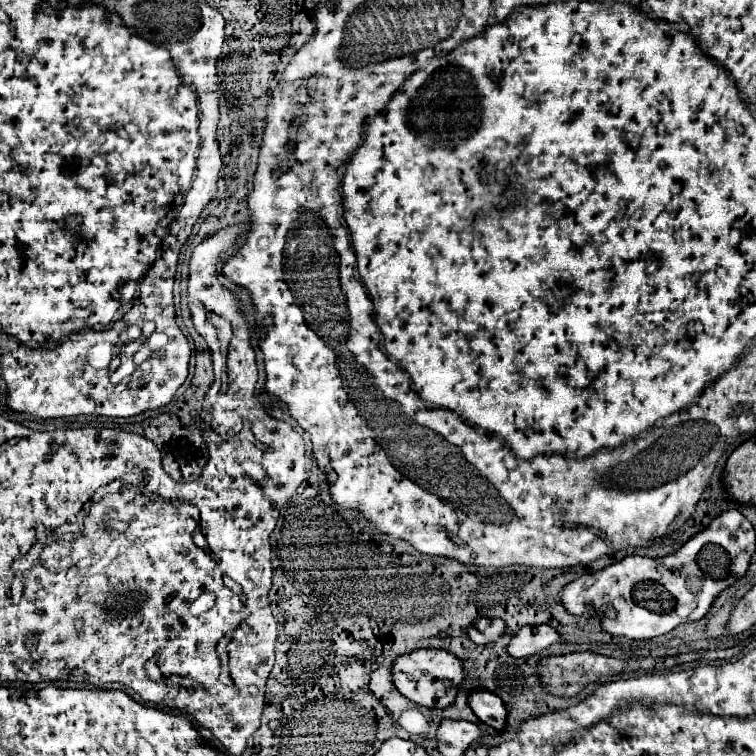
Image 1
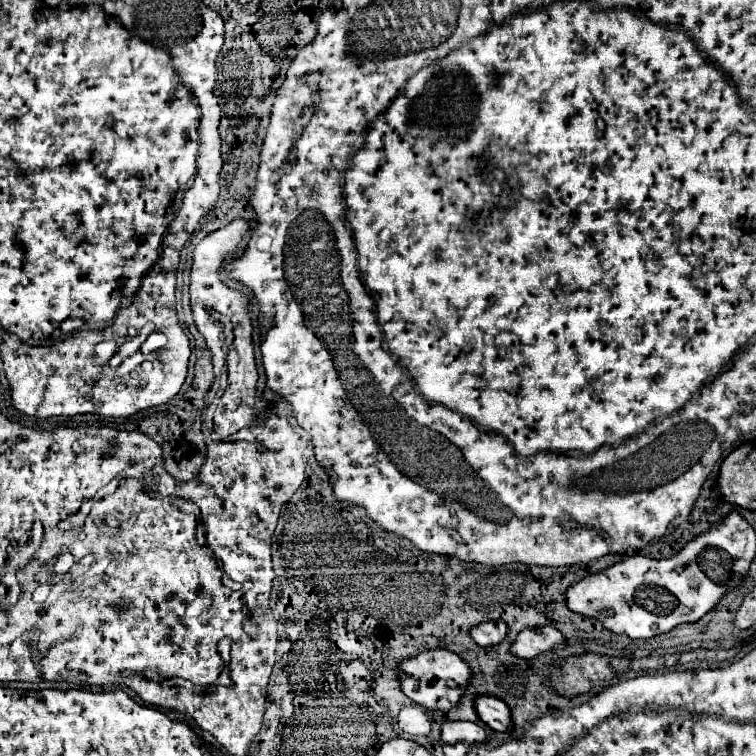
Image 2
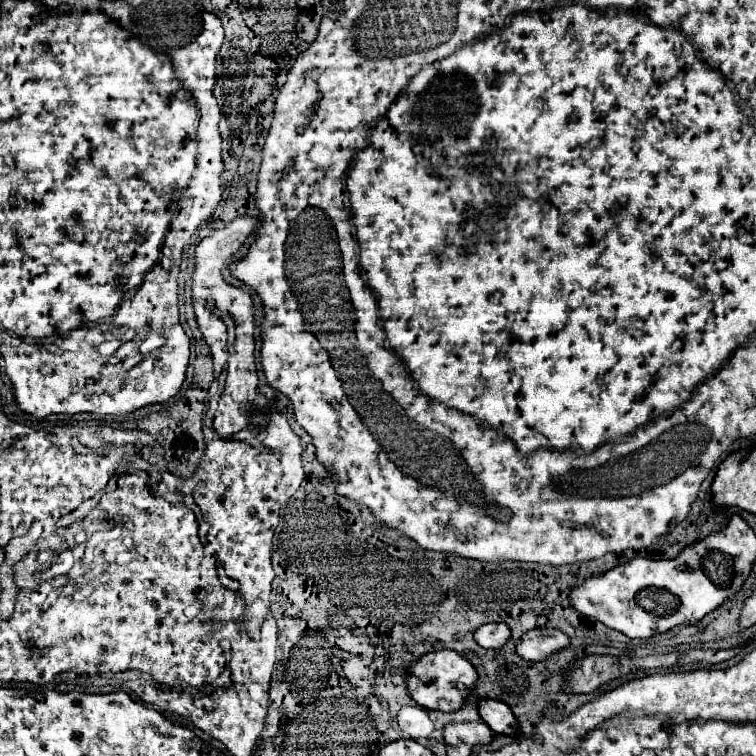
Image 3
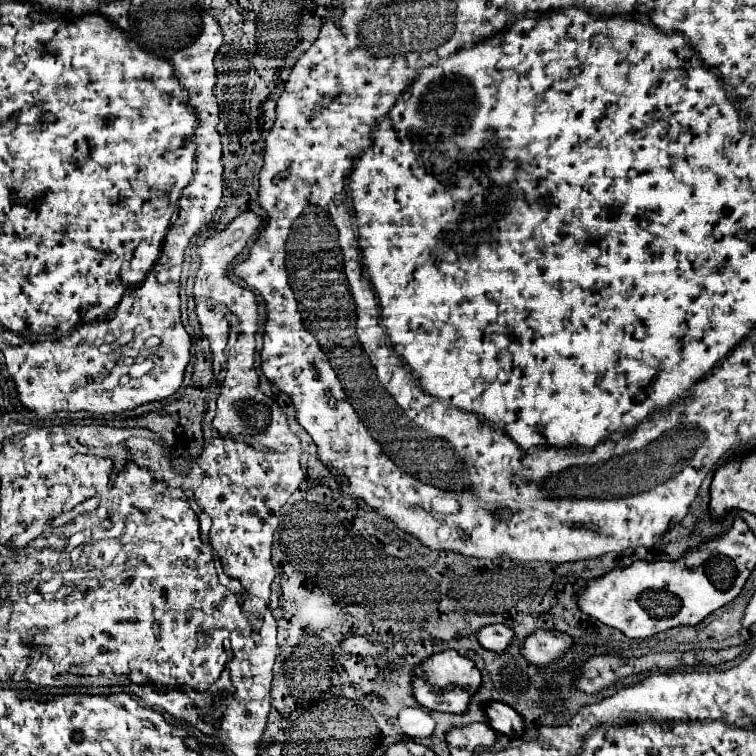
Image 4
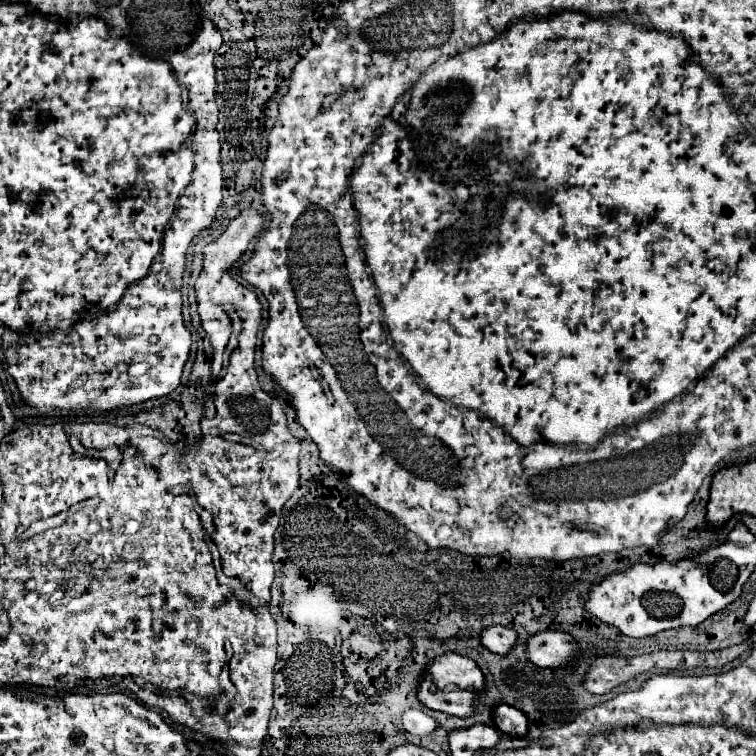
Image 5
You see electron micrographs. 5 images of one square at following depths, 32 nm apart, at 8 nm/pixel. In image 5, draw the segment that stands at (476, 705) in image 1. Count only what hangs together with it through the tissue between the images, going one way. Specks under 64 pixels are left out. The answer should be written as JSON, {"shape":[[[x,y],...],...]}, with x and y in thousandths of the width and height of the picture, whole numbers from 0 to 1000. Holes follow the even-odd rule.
{"shape":[[[672,931],[656,934],[653,958],[661,968],[675,971],[677,976],[696,976],[698,971],[698,950],[693,942],[685,942],[685,937],[677,937]]]}

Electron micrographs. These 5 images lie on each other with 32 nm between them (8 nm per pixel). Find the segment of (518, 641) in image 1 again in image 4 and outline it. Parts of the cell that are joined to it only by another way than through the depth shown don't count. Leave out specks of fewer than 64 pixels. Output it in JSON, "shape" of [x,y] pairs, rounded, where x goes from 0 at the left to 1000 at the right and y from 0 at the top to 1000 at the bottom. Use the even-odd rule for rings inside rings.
{"shape":[[[714,833],[696,844],[690,854],[690,865],[698,876],[709,881],[725,881],[730,876],[738,876],[749,868],[749,862],[757,857],[759,847],[757,841],[738,836],[738,833]]]}

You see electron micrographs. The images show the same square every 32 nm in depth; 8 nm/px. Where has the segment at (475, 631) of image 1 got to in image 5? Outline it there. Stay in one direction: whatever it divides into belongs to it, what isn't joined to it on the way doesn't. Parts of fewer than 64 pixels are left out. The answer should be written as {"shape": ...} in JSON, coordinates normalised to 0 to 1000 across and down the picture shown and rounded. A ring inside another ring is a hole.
{"shape":[[[651,828],[638,833],[635,839],[638,852],[661,868],[669,868],[680,854],[683,854],[683,836],[680,831],[669,831],[669,828]]]}

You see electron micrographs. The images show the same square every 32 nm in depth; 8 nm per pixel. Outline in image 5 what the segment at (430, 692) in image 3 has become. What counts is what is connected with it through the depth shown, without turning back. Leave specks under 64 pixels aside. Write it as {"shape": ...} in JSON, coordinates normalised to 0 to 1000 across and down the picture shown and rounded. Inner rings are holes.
{"shape":[[[593,862],[577,870],[561,889],[556,899],[556,929],[571,939],[582,939],[606,950],[619,950],[619,947],[627,947],[630,926],[643,915],[640,905],[643,905],[640,892],[624,870]]]}

